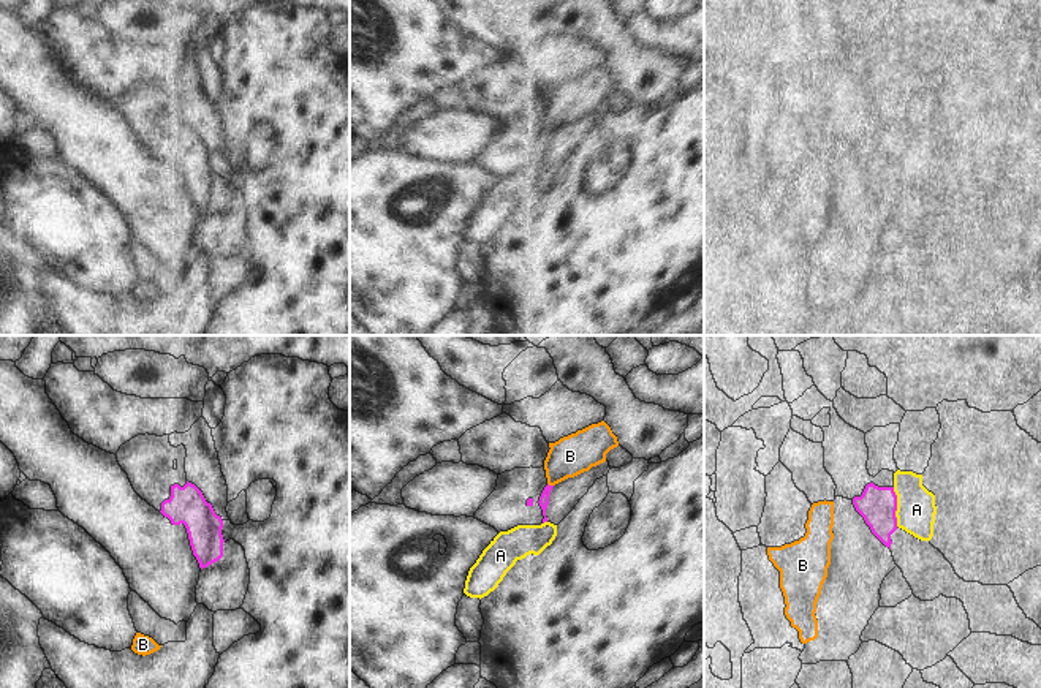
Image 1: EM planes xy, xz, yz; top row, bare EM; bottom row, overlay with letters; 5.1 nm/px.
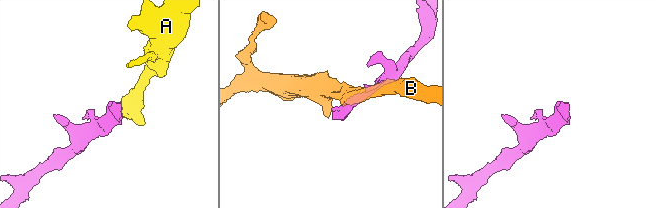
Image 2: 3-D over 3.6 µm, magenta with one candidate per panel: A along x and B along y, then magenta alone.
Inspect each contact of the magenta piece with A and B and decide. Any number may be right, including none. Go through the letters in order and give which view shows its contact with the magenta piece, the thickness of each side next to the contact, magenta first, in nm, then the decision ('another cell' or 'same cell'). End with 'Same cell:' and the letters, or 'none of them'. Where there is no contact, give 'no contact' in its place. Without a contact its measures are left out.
A: yz | 190/200 nm | same cell
B: xz | 50/200 nm | another cell
Same cell: A

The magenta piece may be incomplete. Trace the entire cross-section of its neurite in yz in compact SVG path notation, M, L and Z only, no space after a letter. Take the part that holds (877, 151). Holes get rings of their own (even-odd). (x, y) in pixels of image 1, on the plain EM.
M894 119L892 133L867 130L861 142L853 144L856 157L872 179L891 195L891 180L902 174L921 187L930 187L935 169L935 141L922 131L922 120Z

